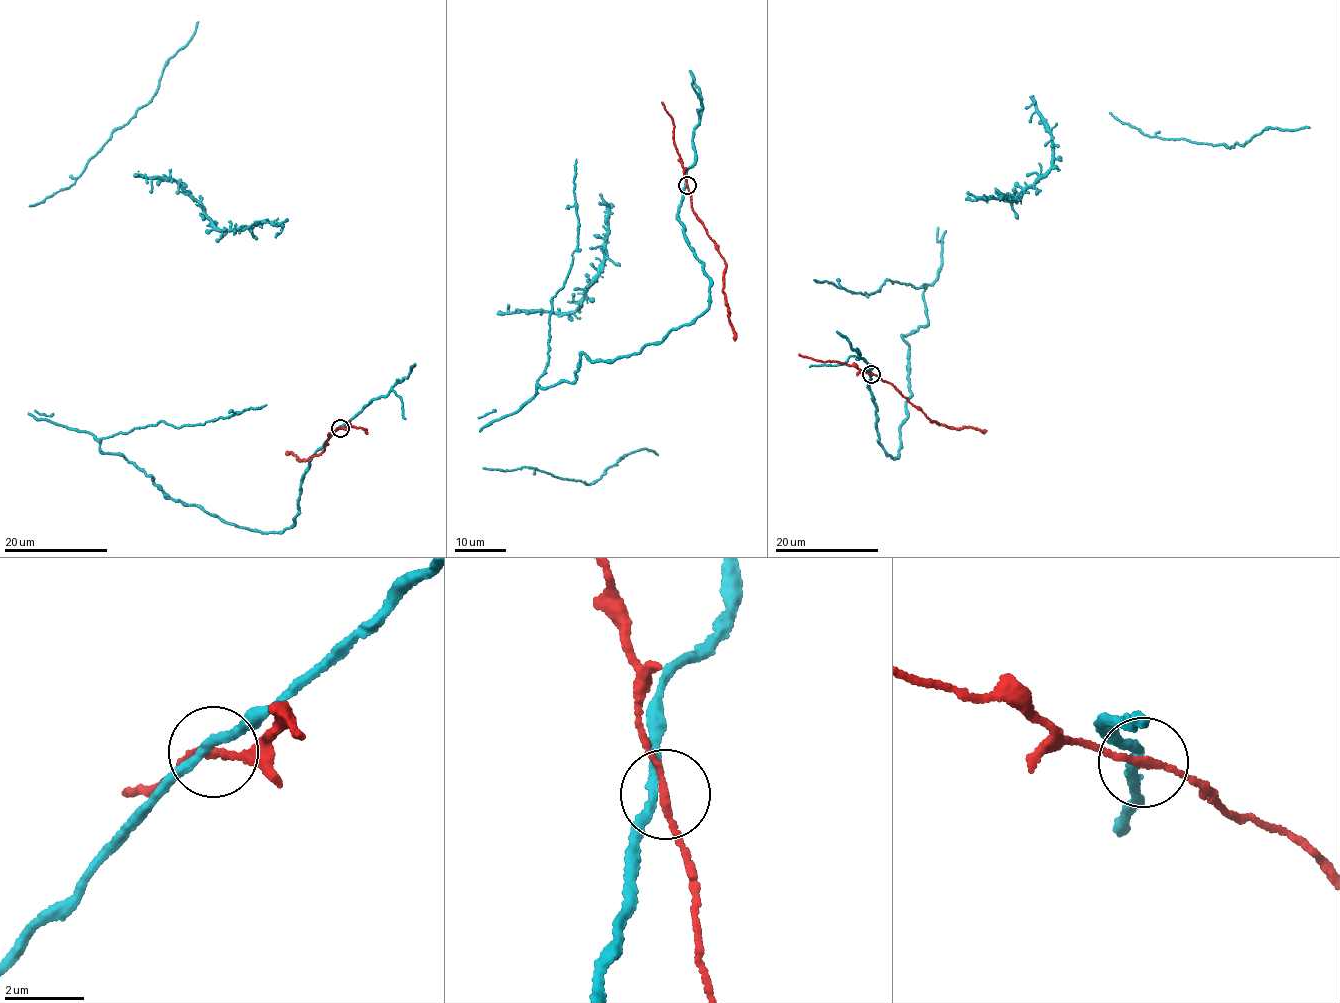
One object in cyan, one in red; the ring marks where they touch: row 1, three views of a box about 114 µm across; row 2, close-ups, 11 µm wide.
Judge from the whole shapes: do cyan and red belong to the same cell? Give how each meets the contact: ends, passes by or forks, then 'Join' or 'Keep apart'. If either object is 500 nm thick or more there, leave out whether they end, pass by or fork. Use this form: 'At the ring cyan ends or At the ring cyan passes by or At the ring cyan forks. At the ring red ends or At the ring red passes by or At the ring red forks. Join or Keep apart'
At the ring cyan passes by. At the ring red passes by. Keep apart

